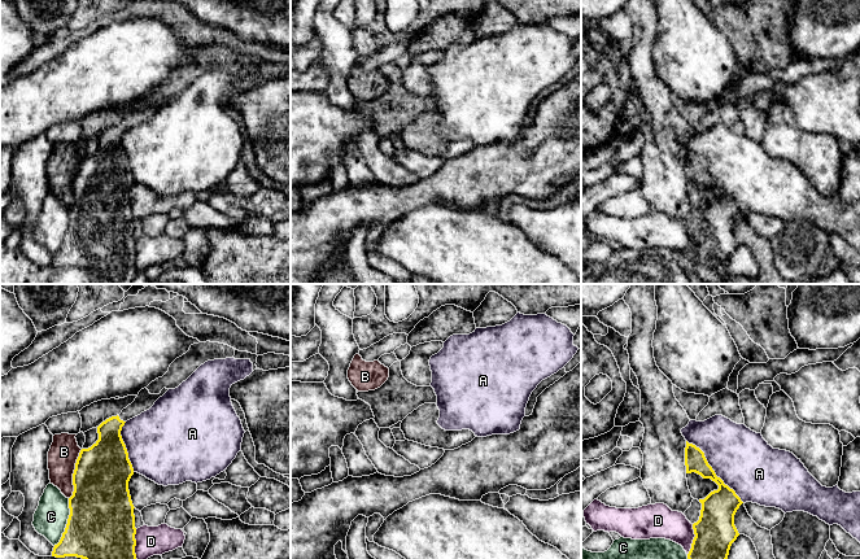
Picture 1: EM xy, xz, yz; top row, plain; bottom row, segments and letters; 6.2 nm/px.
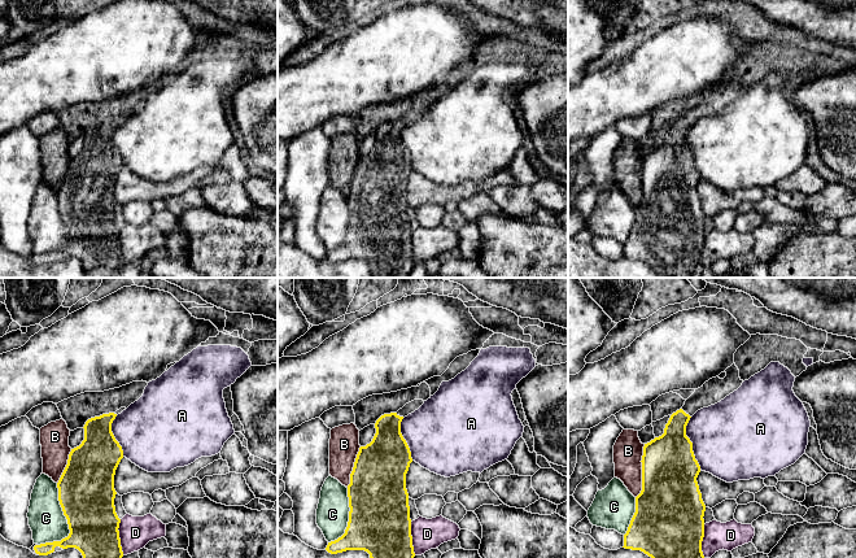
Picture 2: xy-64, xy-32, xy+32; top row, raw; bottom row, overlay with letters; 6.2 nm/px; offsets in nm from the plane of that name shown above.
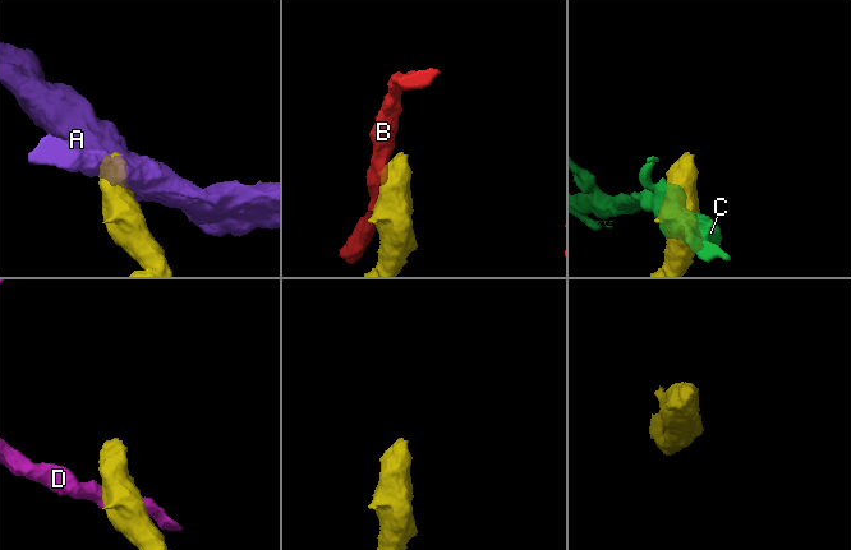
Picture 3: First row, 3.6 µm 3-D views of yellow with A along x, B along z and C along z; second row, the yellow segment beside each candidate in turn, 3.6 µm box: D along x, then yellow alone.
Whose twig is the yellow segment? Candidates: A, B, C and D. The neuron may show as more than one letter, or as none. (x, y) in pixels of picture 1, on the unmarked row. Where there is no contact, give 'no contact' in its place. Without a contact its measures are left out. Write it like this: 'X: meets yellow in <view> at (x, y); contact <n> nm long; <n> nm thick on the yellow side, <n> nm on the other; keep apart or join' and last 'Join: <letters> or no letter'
A: meets yellow in yz at (712, 179); contact 550 nm long; 220 nm thick on the yellow side, 360 nm on the other; keep apart
B: meets yellow in xy at (73, 183); contact 320 nm long; 360 nm thick on the yellow side, 180 nm on the other; keep apart
C: meets yellow in xy at (68, 232); contact 320 nm long; 420 nm thick on the yellow side, 200 nm on the other; keep apart
D: meets yellow in xy at (135, 254); contact 200 nm long; 420 nm thick on the yellow side, 180 nm on the other; keep apart
Join: no letter

